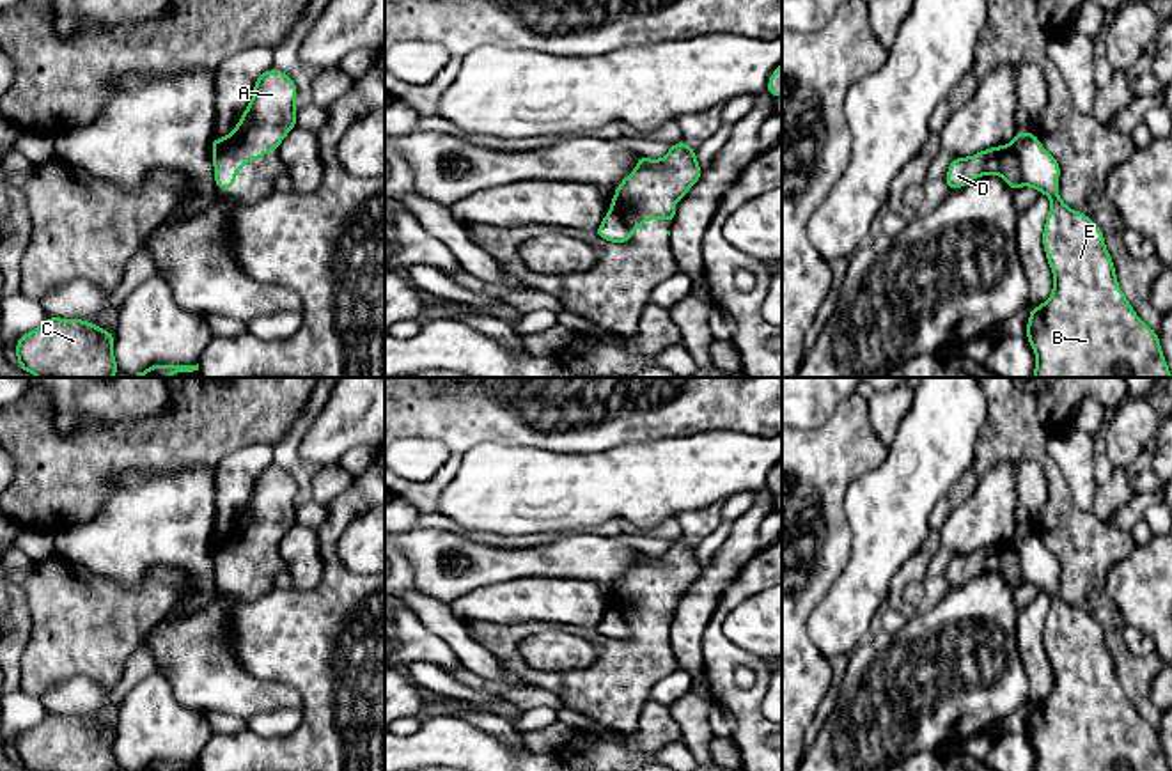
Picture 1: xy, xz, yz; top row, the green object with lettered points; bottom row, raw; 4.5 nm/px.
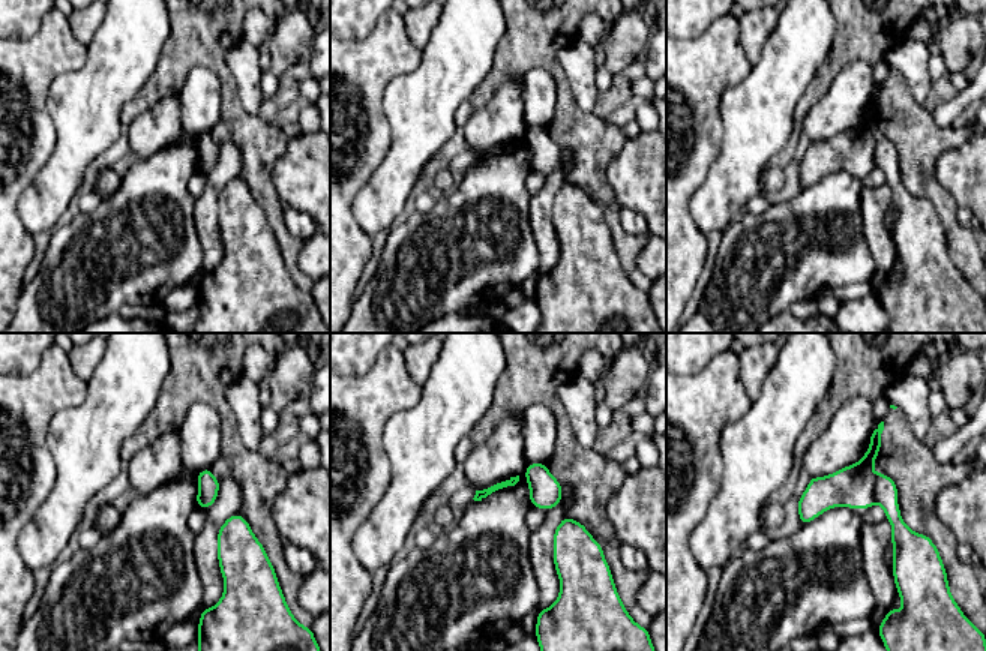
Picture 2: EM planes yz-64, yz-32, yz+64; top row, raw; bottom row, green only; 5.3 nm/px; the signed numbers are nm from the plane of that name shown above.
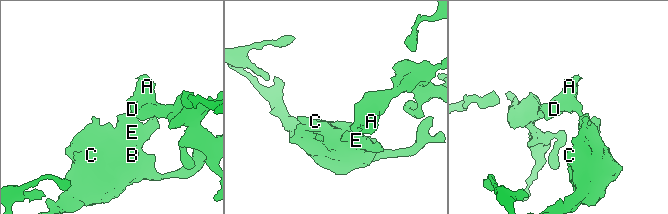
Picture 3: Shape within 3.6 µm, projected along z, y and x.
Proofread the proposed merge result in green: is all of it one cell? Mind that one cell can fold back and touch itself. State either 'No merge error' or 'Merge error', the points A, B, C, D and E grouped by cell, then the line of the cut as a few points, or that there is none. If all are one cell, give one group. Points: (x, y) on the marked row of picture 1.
Merge error. Groups: A D / B C E. Split along yz (1011, 144), (1023, 183)

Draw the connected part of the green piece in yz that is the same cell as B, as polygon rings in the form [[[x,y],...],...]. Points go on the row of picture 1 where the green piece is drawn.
[[[1016,131],[1012,147],[1020,160],[1023,184],[1050,197],[1050,211],[1043,230],[1043,246],[1053,271],[1053,292],[1041,305],[1030,308],[1027,340],[1035,353],[1032,378],[1172,378],[1158,333],[1142,323],[1117,284],[1115,268],[1106,250],[1103,230],[1083,213],[1067,207],[1057,188],[1059,161],[1041,145],[1035,133]]]

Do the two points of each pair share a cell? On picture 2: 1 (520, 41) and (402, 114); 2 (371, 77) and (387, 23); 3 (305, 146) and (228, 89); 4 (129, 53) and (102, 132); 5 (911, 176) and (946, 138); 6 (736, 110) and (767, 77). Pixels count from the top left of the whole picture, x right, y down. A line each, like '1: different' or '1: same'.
1: different
2: same
3: different
4: same
5: same
6: same

